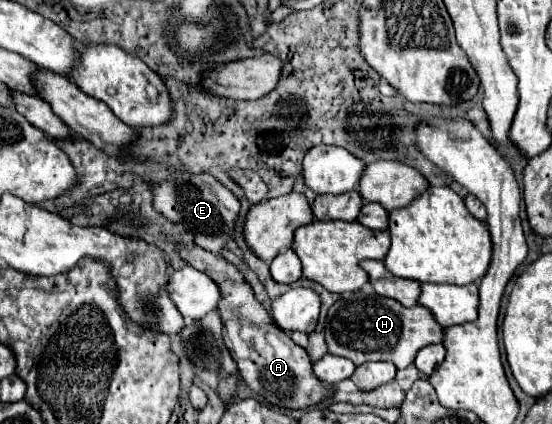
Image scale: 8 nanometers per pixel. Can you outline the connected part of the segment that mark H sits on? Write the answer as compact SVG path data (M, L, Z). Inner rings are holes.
M346 293L328 309L326 325L328 353L346 357L354 365L368 361L390 361L398 369L406 369L414 363L416 353L432 343L442 343L444 329L436 323L432 313L422 305L404 307L394 299L380 295L348 295Z

